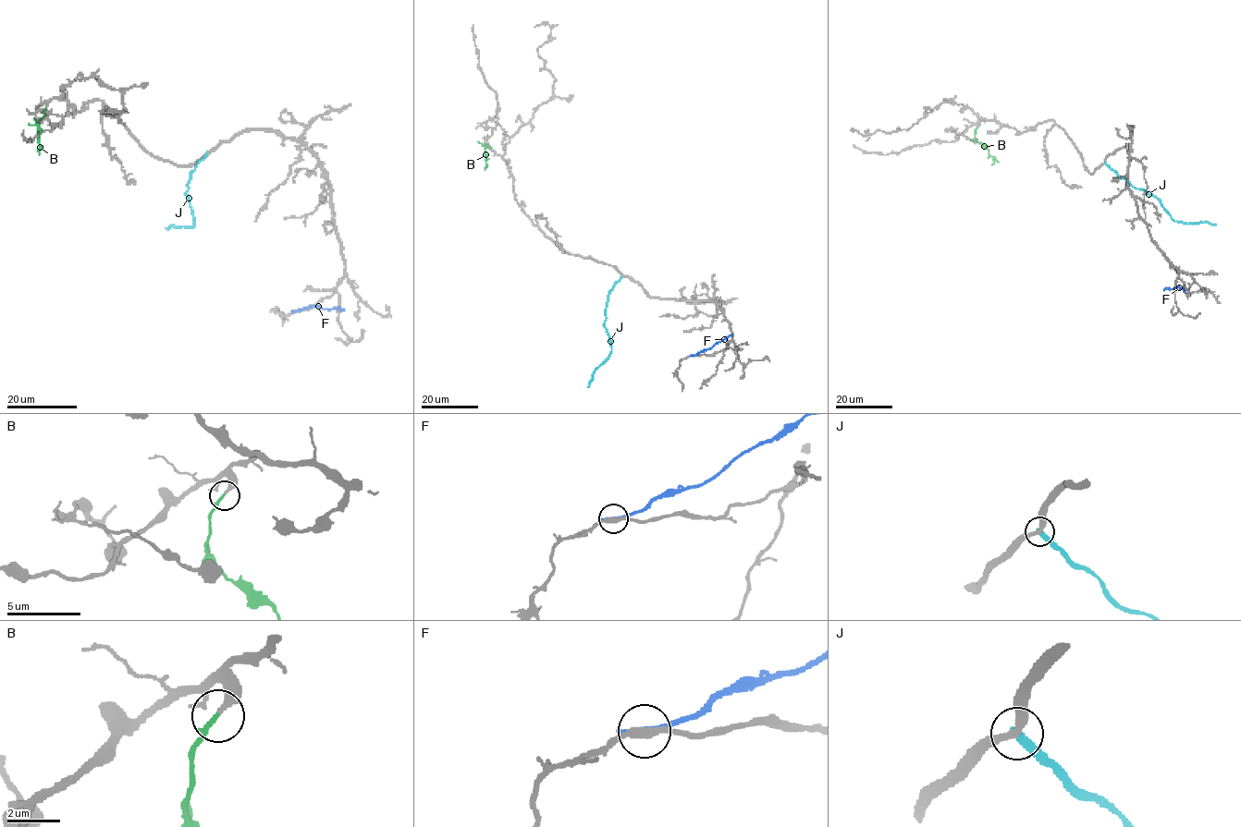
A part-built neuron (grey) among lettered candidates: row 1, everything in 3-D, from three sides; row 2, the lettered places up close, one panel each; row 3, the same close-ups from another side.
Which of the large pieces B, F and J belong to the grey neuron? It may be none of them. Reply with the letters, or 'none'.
B

